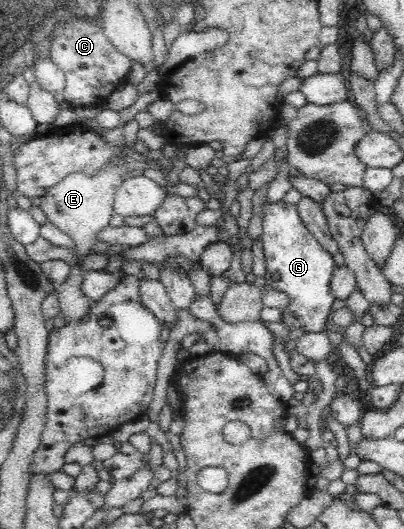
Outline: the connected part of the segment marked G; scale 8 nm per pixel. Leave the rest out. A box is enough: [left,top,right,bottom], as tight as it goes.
[261,198,352,374]

